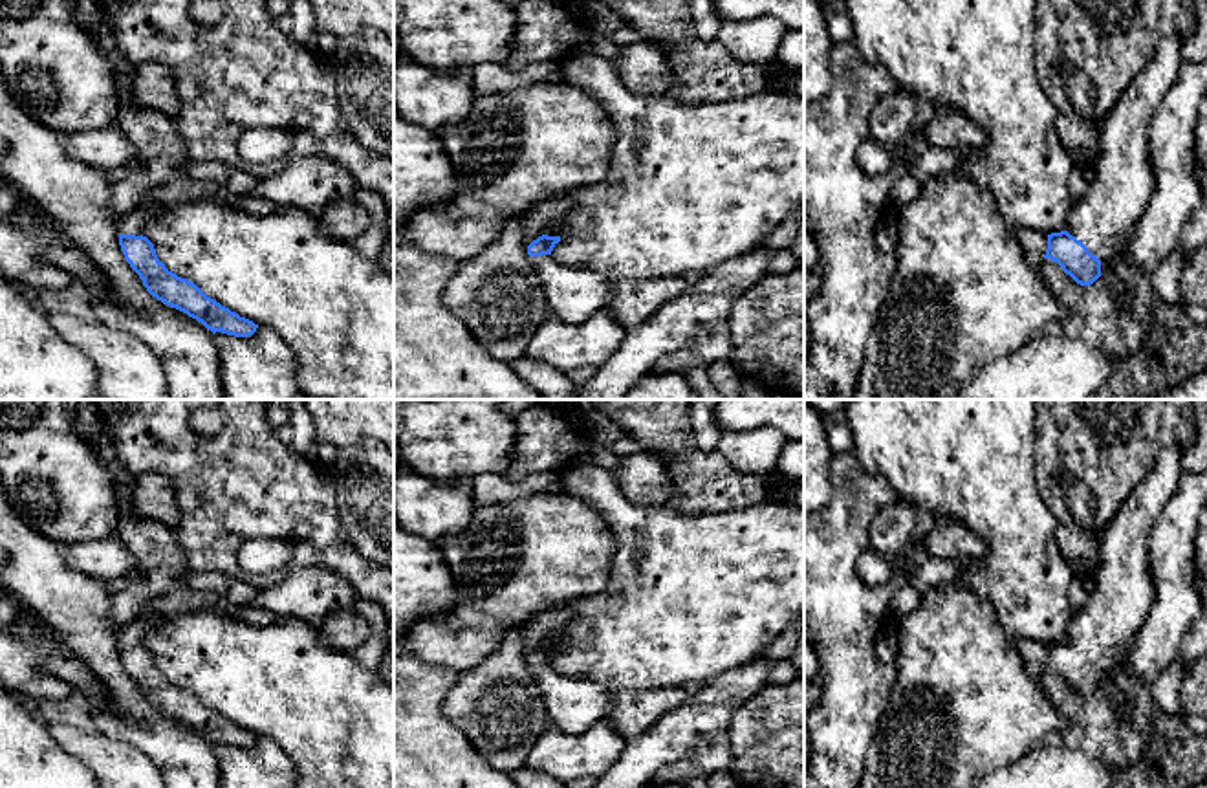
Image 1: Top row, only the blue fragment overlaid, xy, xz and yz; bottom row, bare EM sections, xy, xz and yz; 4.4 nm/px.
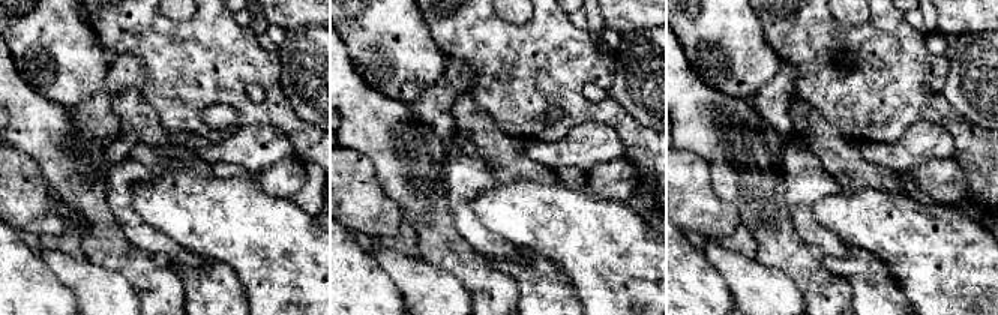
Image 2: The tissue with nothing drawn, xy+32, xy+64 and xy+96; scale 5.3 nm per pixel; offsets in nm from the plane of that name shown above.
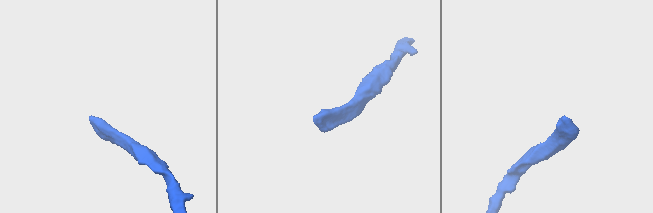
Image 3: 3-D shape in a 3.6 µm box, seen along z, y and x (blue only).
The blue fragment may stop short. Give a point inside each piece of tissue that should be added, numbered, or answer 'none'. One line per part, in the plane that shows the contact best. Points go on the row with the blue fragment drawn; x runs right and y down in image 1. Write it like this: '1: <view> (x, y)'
1: yz (1114, 202)

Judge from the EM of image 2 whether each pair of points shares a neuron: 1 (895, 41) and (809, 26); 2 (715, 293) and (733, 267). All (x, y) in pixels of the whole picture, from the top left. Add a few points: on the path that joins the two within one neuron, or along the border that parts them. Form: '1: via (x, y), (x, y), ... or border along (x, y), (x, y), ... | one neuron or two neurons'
1: via (874, 41), (830, 41) | one neuron
2: border along (701, 251), (724, 279), (734, 299) | two neurons

